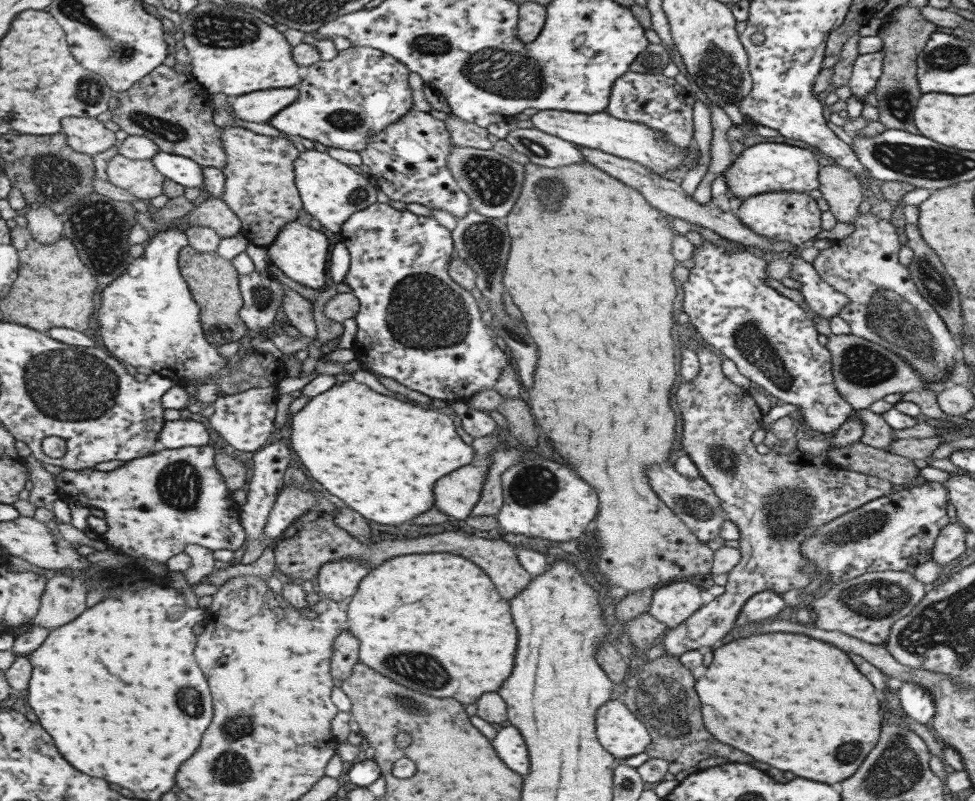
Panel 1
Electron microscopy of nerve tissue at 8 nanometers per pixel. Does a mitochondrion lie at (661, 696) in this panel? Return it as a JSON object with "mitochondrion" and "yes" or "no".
{"mitochondrion":"yes"}

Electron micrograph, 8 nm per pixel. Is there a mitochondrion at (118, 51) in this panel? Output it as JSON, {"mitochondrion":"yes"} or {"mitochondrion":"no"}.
{"mitochondrion":"yes"}

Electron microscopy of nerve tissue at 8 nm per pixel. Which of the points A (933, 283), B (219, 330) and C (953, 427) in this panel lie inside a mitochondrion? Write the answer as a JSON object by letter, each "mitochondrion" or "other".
{"A":"mitochondrion","B":"other","C":"other"}

